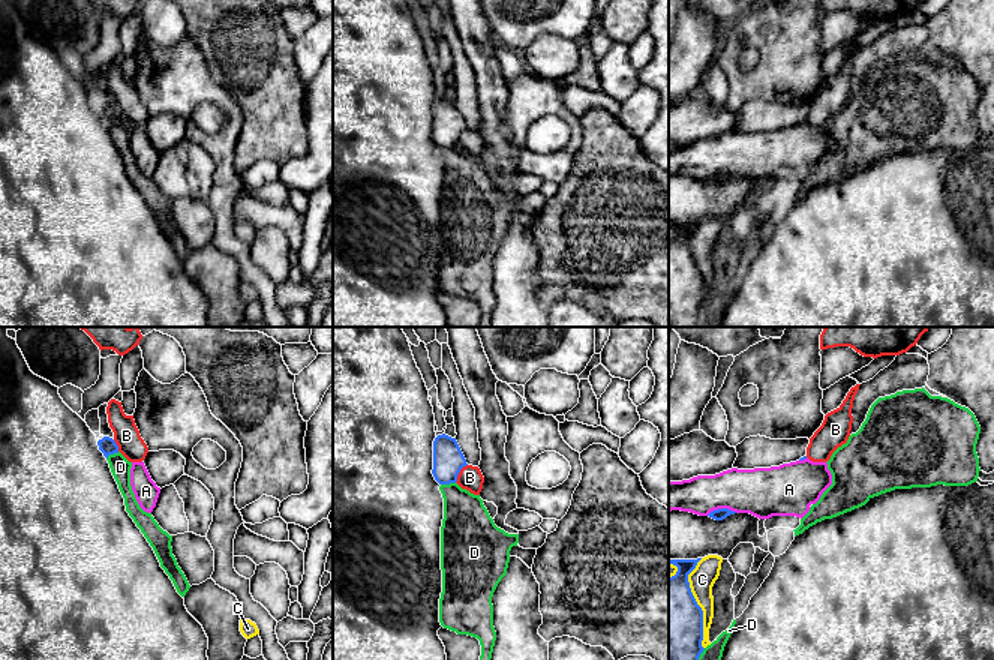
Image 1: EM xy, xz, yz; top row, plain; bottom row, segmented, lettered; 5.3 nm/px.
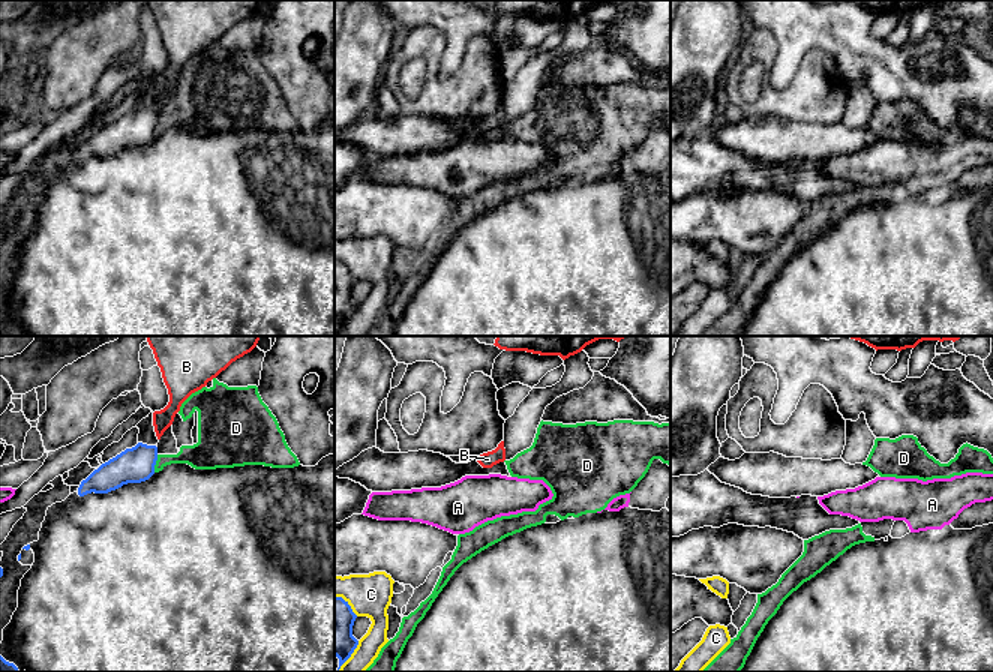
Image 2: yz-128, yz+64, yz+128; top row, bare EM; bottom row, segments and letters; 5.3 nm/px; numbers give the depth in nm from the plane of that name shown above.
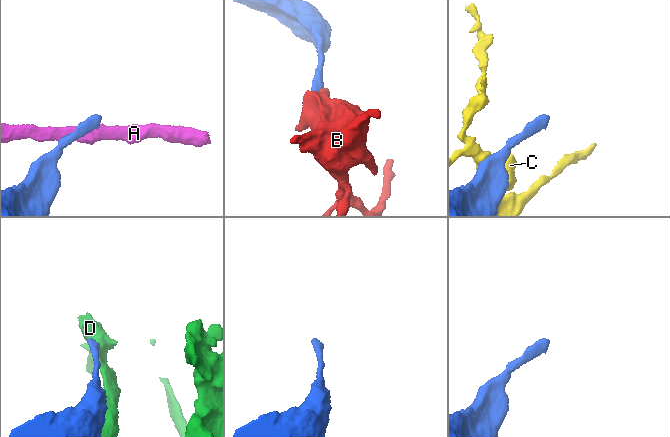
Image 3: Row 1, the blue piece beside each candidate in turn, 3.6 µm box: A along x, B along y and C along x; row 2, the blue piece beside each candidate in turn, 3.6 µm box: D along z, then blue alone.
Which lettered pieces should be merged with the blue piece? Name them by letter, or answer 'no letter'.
no letter

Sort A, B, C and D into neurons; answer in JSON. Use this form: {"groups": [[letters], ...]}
{"groups": [["A"], ["B"], ["C"], ["D"]]}

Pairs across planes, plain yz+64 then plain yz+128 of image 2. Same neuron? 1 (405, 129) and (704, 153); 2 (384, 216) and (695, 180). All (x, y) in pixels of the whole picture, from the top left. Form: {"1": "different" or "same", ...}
{"1": "different", "2": "different"}

